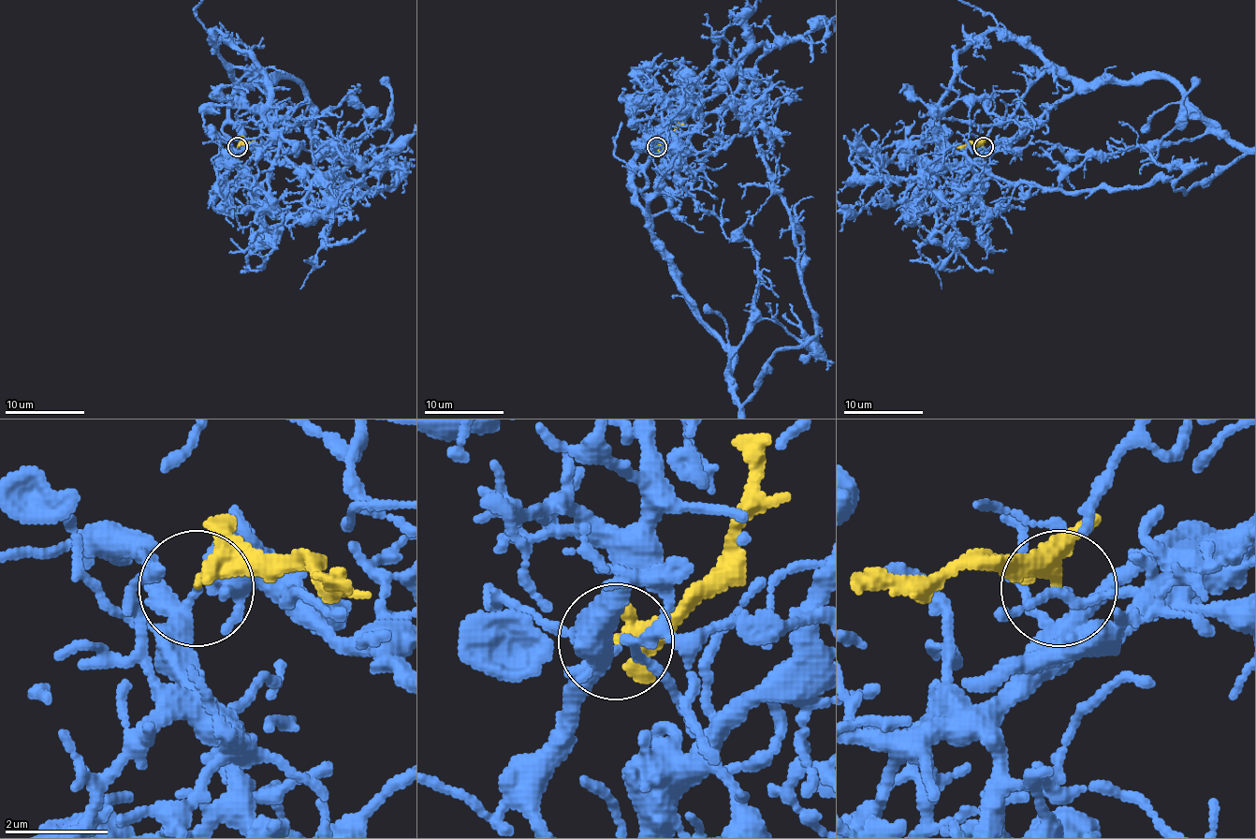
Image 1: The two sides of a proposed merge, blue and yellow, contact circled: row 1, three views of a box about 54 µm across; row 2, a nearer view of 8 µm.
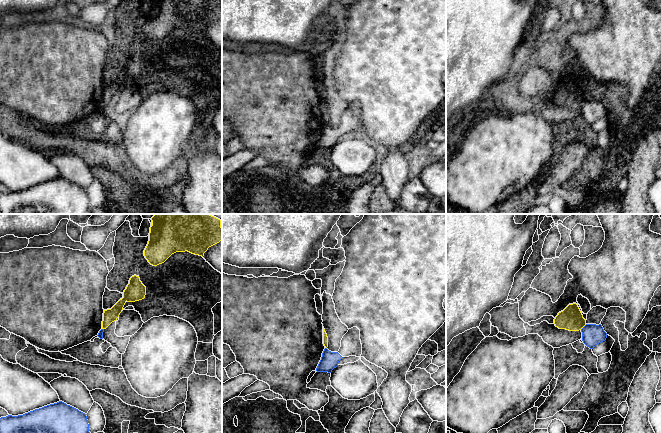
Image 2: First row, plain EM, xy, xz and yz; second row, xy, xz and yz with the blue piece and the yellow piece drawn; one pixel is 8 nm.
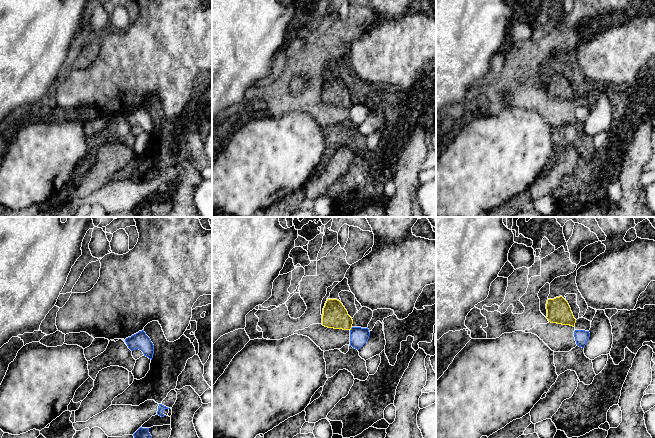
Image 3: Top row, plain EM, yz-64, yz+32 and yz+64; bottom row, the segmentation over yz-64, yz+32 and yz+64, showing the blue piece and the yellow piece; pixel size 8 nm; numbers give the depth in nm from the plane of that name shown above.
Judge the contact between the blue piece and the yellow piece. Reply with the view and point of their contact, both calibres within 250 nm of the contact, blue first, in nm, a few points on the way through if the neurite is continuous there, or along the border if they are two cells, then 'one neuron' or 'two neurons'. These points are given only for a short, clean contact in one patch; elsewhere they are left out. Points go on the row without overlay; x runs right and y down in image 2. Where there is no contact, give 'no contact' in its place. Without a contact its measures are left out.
contact yz (584, 102); calibres 170 and 190 nm; border yz (586, 100), (580, 105); two neurons

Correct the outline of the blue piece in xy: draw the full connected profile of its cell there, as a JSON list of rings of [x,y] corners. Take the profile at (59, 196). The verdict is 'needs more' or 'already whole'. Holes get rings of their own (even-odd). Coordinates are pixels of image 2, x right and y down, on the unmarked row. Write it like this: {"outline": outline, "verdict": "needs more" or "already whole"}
{"outline": [[[59,177],[18,192],[0,194],[1,214],[92,214],[85,189]]], "verdict": "already whole"}

